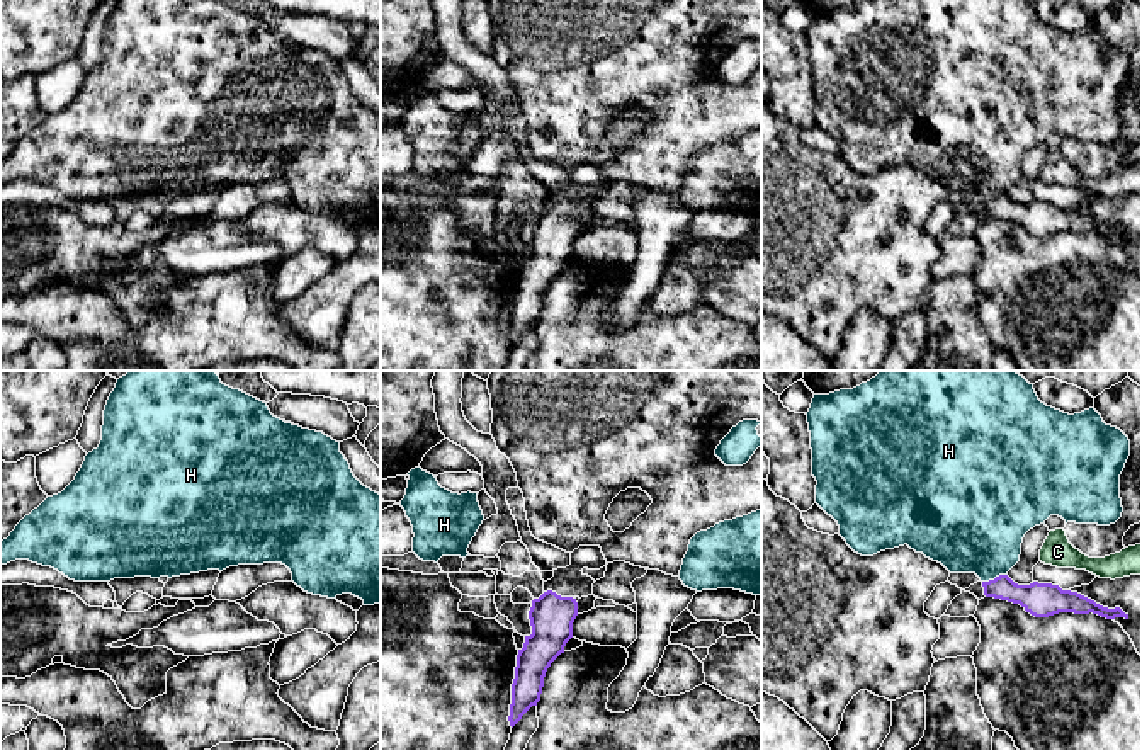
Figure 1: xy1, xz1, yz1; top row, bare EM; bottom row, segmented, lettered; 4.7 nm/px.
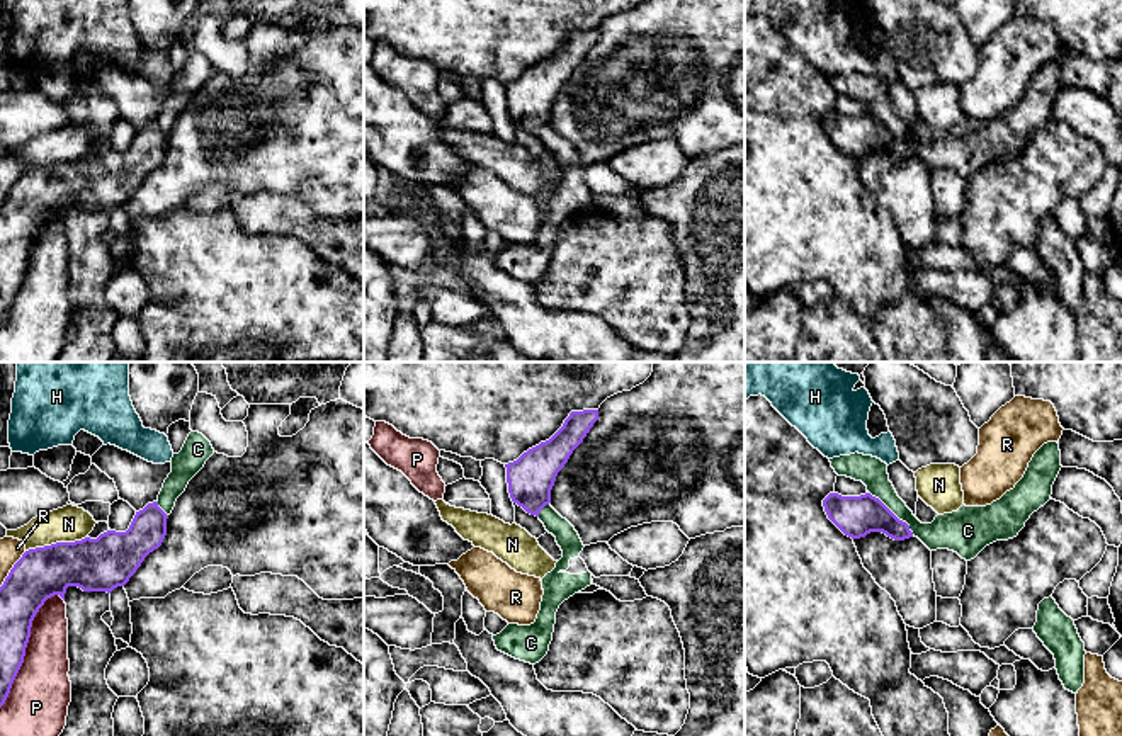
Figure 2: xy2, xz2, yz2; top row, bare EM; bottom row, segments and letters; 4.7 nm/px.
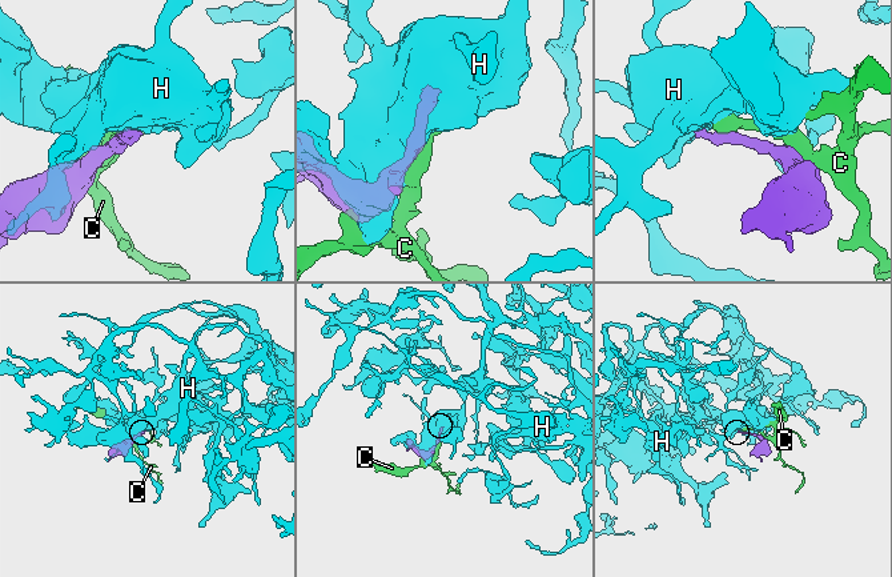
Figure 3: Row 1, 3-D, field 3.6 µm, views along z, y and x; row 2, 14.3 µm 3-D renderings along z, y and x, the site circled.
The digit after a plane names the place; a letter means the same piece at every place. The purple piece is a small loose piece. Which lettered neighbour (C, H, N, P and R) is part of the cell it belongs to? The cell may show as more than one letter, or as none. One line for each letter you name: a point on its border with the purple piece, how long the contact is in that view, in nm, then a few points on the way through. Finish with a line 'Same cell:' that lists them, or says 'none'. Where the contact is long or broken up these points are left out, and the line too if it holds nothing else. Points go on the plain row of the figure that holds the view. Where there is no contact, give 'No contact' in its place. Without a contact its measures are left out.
Same cell: none

